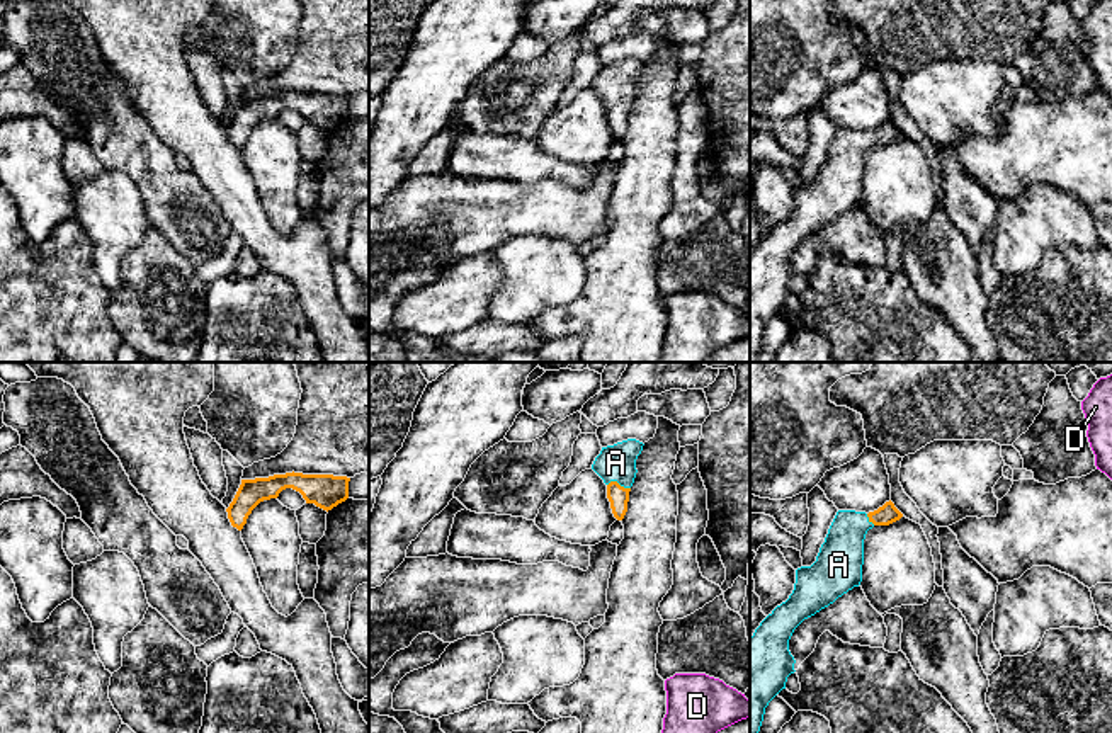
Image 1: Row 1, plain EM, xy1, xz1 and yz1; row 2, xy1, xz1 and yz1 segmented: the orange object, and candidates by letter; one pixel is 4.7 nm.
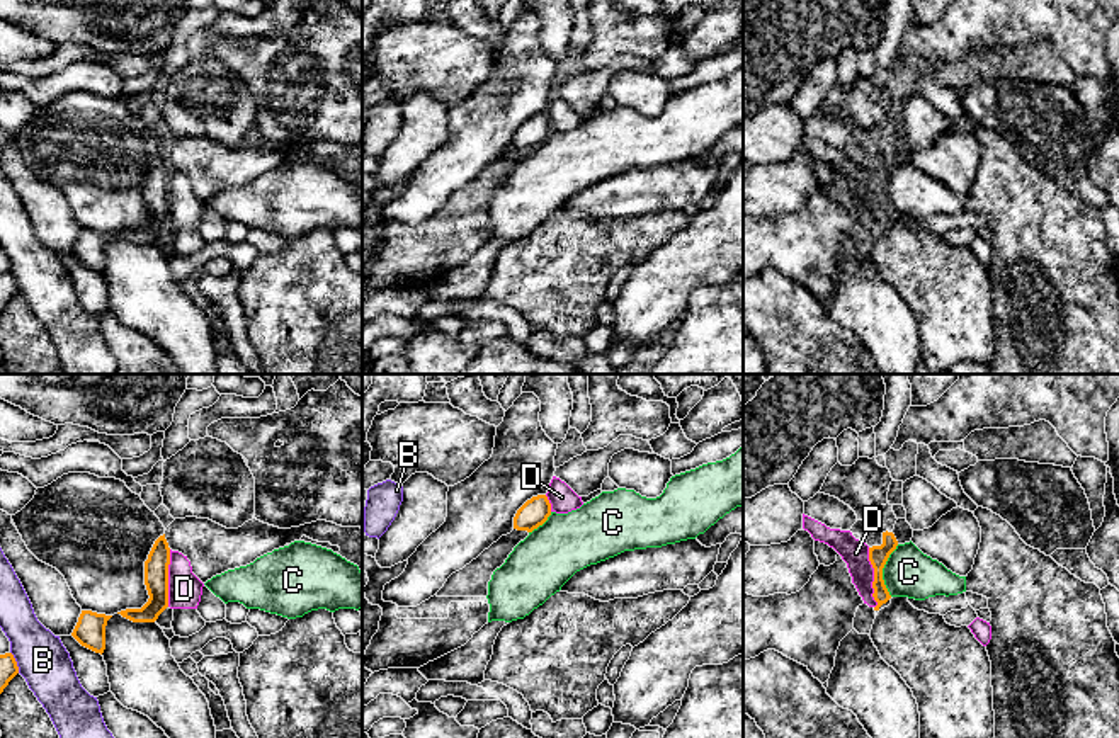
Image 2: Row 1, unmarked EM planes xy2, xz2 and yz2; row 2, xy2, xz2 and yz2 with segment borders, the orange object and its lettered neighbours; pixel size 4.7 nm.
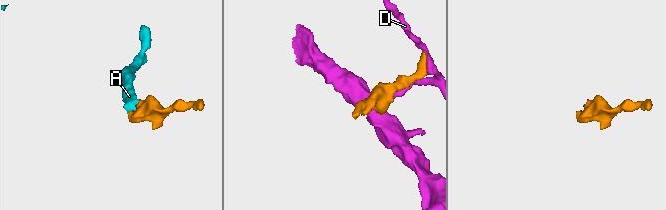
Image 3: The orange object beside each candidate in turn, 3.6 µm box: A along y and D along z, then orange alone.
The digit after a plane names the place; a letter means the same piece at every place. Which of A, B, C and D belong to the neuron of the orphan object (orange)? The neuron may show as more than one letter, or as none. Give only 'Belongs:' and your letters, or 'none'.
Belongs: A

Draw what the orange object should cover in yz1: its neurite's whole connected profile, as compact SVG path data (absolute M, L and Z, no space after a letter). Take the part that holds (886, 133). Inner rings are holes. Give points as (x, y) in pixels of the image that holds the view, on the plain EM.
M889 119L874 131L838 129L816 180L796 189L794 209L750 255L750 362L757 361L765 327L794 293L789 259L808 236L862 201L864 158L874 145L889 145L903 133Z

